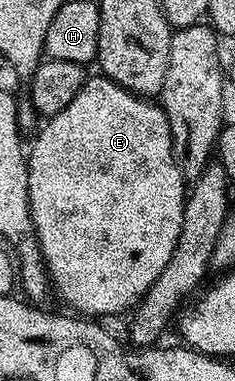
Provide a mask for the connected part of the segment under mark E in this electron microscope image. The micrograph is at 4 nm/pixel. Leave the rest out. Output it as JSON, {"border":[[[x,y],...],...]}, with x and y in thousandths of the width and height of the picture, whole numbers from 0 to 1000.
{"border":[[[434,194],[357,207],[353,234],[247,299],[213,307],[183,339],[162,339],[166,360],[123,378],[115,409],[115,465],[123,467],[123,551],[132,580],[149,596],[149,625],[183,669],[183,690],[200,698],[213,753],[289,798],[289,811],[370,835],[438,835],[421,829],[489,829],[502,819],[570,811],[621,772],[655,735],[736,667],[753,625],[770,606],[774,551],[787,522],[787,467],[745,423],[736,373],[719,320],[702,310],[689,281],[638,260],[583,252],[532,236],[498,215]]]}

